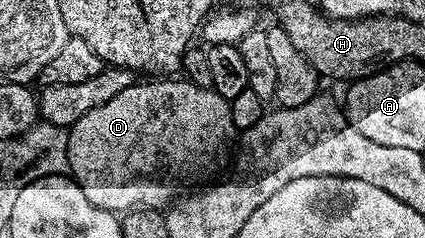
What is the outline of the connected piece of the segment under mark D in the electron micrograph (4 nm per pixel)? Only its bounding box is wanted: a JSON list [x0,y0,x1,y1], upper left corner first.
[69,80,233,212]

